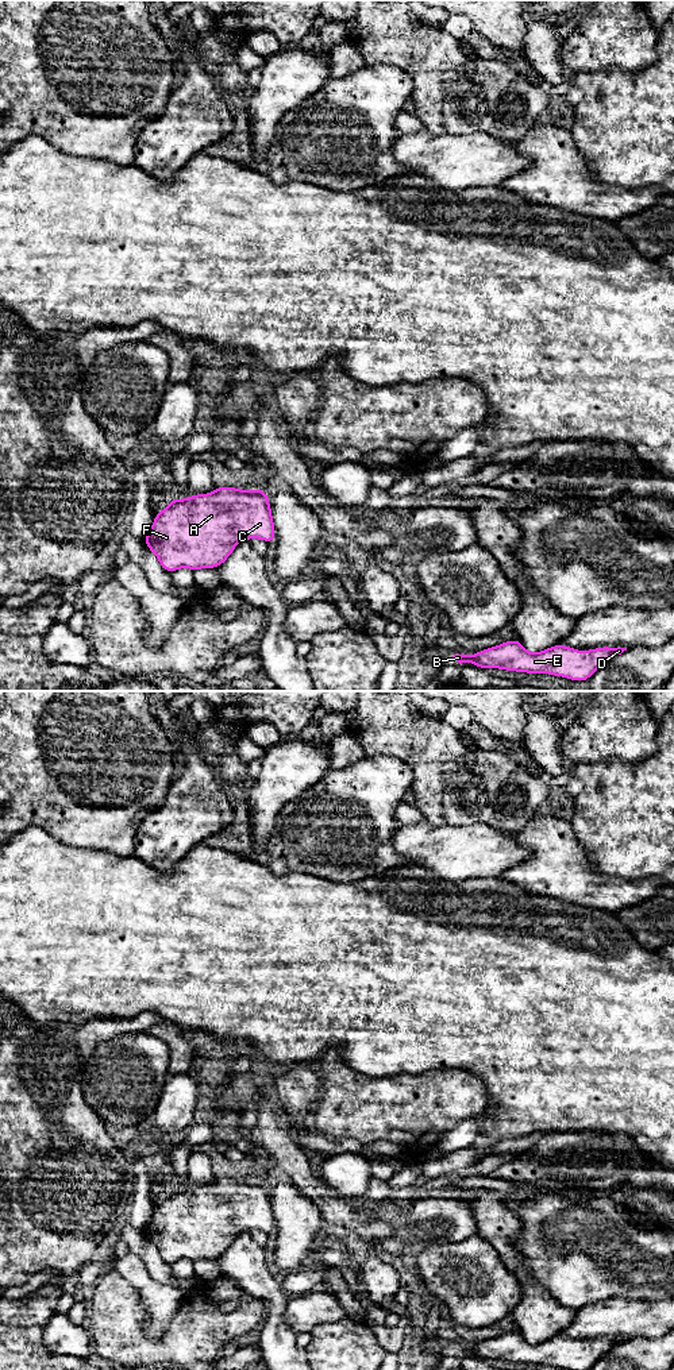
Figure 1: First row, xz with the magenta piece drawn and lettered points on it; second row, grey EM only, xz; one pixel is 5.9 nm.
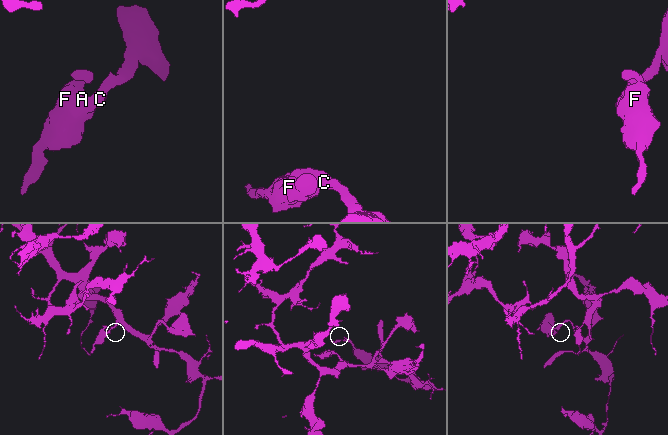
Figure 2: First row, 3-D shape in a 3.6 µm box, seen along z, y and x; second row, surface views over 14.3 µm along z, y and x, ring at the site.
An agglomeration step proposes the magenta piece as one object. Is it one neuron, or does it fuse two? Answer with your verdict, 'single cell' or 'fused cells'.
single cell

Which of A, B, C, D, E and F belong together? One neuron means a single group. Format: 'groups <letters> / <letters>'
groups A B C D E F

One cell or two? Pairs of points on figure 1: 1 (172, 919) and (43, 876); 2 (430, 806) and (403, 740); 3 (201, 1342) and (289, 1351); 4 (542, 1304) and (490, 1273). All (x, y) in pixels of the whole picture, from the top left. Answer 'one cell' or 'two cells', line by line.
1: one cell
2: one cell
3: two cells
4: two cells

